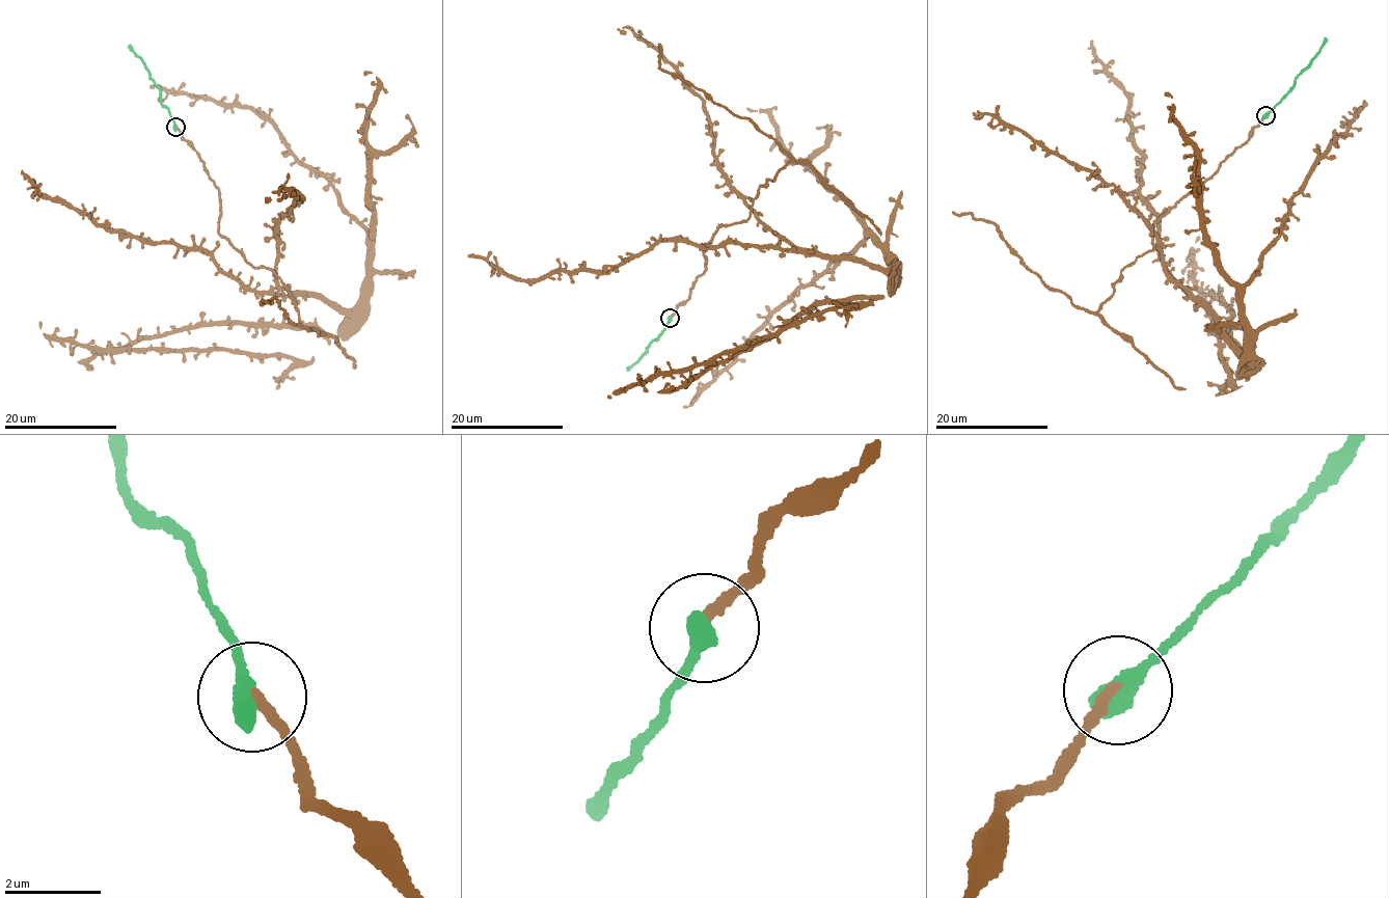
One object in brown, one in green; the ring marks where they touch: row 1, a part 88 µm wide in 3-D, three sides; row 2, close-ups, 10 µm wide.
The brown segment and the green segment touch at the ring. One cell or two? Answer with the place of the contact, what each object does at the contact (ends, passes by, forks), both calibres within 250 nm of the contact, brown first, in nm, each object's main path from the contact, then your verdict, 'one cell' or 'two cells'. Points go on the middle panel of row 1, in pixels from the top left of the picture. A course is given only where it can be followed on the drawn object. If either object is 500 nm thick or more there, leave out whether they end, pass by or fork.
(670, 318) | 240/500 nm | brown via (670, 318), (706, 266), (698, 246), (727, 242), (854, 255), (893, 277), (693, 376), (852, 306), (845, 327) | green via (670, 319), (662, 334), (643, 357), (626, 369) | one cell

